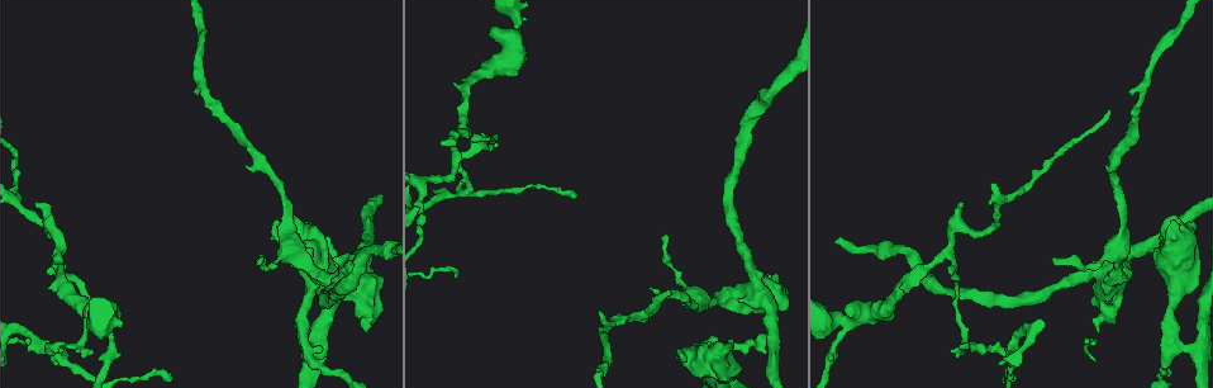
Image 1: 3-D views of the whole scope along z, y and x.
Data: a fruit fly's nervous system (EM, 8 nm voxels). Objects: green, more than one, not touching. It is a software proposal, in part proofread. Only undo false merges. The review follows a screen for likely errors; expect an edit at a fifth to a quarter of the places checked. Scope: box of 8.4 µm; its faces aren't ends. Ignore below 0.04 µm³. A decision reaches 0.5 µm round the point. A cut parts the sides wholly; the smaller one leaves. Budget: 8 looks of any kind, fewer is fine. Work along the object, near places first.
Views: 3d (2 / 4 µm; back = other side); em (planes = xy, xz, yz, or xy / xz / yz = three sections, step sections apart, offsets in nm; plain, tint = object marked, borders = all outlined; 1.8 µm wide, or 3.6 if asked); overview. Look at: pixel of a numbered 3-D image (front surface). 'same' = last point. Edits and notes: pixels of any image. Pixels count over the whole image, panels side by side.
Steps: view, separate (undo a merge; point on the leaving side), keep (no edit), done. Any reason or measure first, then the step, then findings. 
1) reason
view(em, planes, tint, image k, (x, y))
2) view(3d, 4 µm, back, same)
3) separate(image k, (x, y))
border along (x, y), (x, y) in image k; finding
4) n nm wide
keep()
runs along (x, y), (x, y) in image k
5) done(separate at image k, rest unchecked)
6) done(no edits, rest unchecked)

abrupt turn
view(3d, 4 µm, image 1, (111, 320))

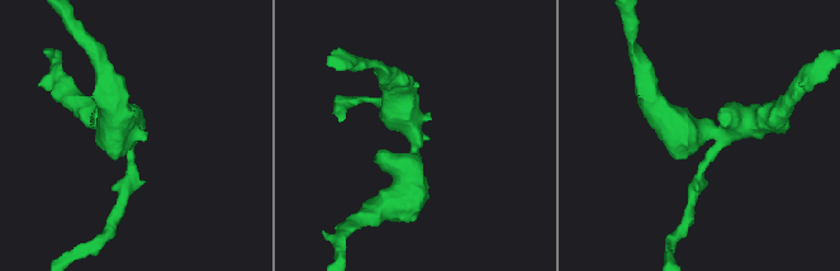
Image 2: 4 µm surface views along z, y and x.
3 arms; now the EM
view(em, planes, plain, image 2, (129, 128))

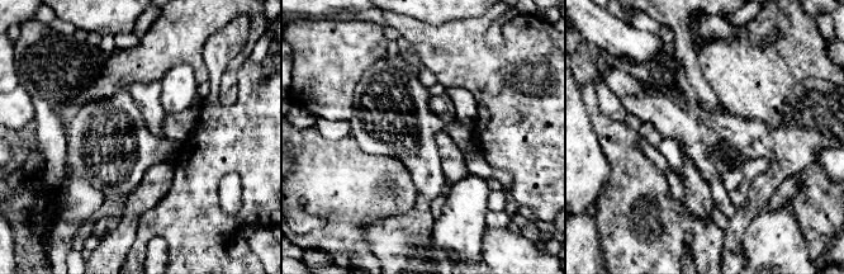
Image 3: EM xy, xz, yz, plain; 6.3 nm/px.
view(em, planes, tint, same)

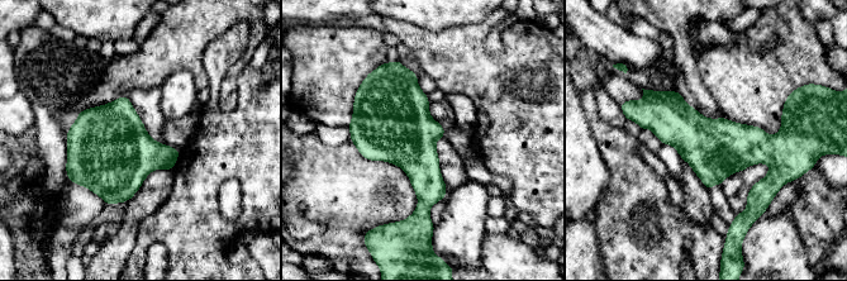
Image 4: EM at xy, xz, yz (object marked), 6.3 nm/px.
keep()
all the same cell

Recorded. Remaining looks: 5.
two arms in line, one across
view(em, yz, step 8, tint, image 1, (469, 189))

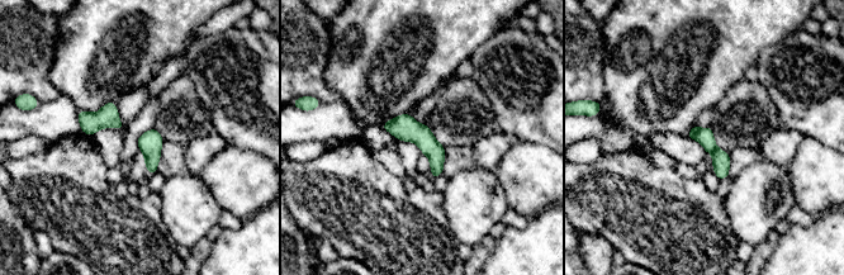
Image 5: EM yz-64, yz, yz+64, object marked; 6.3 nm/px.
110 nm wide
keep()
continuous, no second cell

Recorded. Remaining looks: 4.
view(em, 3.6 µm, planes, tint, image 1, (755, 284))

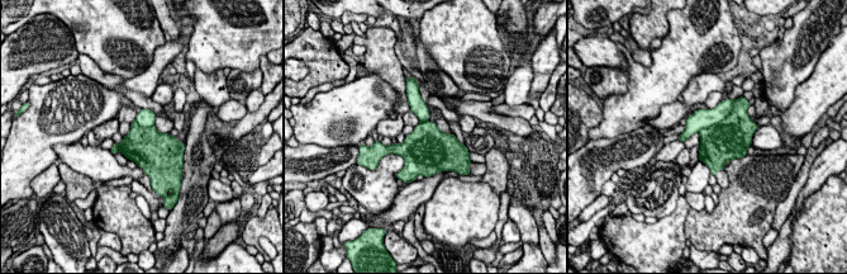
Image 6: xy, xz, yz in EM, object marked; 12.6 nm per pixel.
separate(image 6, (702, 118))
a second cell is stuck on

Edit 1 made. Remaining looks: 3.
done(separate at image 6, rest unchecked)

